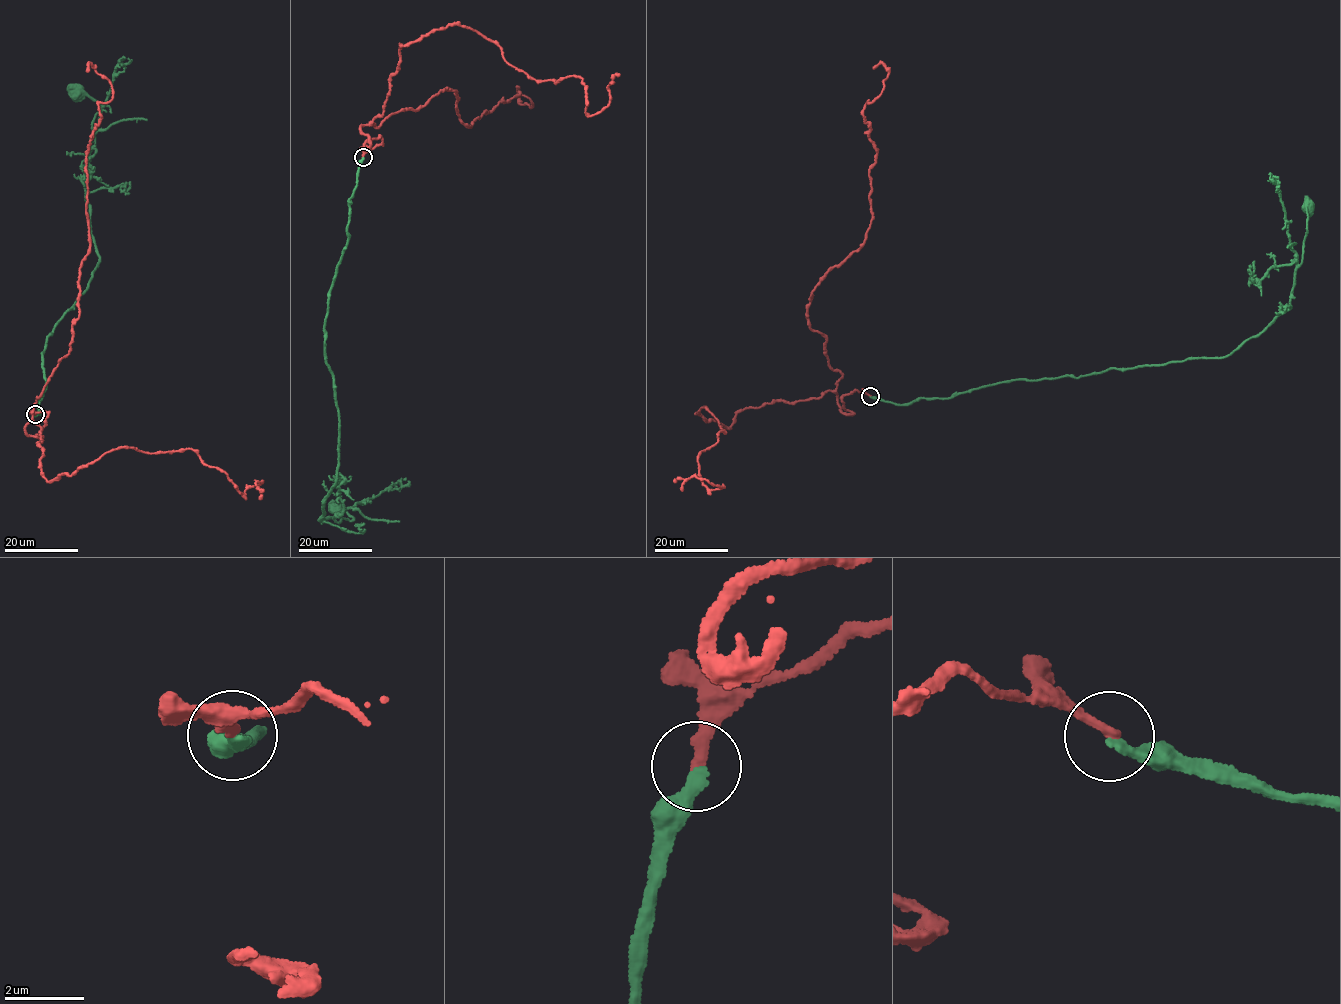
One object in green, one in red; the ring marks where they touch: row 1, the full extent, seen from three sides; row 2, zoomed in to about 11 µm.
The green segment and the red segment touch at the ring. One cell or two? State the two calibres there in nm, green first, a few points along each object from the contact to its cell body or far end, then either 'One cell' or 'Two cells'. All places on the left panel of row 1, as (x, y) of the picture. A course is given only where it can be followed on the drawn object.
Thickness 280 nm (green) against 280 nm. Course of green: (36, 414), (46, 385), (47, 338), (100, 261), (85, 192), (100, 105), (77, 92). Course of red: (35, 414), (48, 481), (116, 448), (192, 449), (263, 491). Two cells

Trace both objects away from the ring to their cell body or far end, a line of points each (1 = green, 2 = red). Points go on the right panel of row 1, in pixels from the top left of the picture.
1: (869, 396), (905, 405), (1011, 380), (1080, 377), (1112, 368), (1226, 356), (1289, 303), (1307, 231), (1306, 206)
2: (869, 396), (727, 428), (702, 408), (723, 486), (673, 482)

